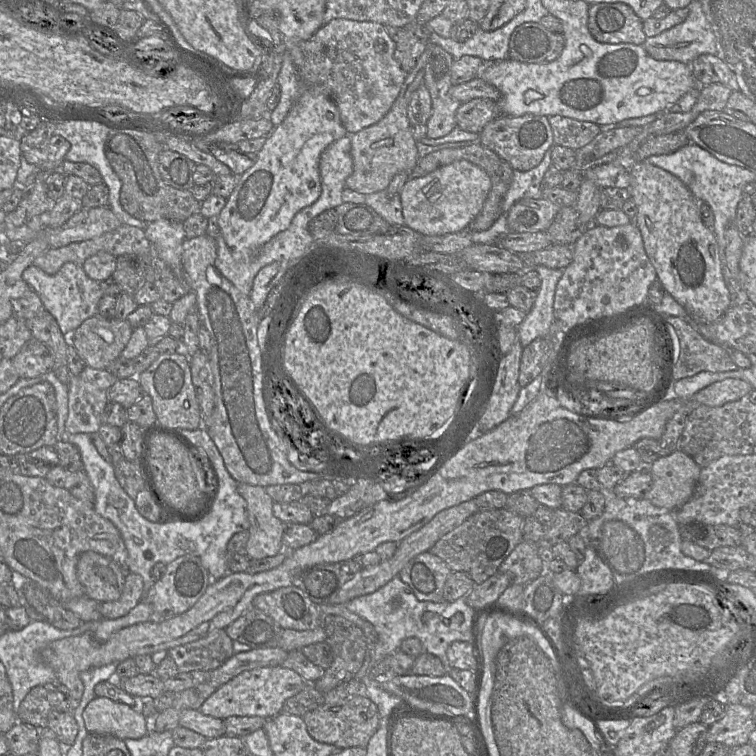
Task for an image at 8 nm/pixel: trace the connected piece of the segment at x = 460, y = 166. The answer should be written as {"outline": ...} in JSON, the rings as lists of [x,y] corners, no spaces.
{"outline":[[[467,160],[454,161],[422,177],[409,177],[399,193],[405,224],[421,235],[466,230],[482,209],[490,187],[488,174]]]}

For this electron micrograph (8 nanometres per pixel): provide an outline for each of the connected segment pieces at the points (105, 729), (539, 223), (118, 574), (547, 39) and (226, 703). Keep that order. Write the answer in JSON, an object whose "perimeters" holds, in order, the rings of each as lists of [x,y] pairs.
{"perimeters":[[[[95,697],[83,711],[89,733],[113,735],[122,740],[139,739],[151,729],[151,720],[136,707],[115,702],[106,697]]],[[[544,197],[519,200],[508,210],[508,231],[516,233],[545,231],[558,211],[559,208]]],[[[88,551],[79,556],[76,573],[84,596],[104,603],[120,598],[127,572],[112,559]]],[[[526,22],[511,34],[509,58],[525,63],[548,63],[560,56],[564,46],[562,34],[553,33],[538,22]]],[[[282,666],[247,670],[220,686],[203,702],[199,711],[204,715],[222,720],[231,716],[272,718],[281,713],[283,703],[300,692],[305,684],[306,682],[299,674]]]]}

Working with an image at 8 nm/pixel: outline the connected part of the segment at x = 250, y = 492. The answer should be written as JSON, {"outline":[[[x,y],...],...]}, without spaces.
{"outline":[[[238,483],[237,490],[247,504],[249,539],[244,551],[246,556],[257,560],[283,551],[285,523],[274,515],[274,502],[265,488]]]}

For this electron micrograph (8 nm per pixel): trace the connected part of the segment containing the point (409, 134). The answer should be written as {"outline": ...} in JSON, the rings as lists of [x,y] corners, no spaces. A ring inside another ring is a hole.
{"outline":[[[405,80],[400,92],[387,114],[377,123],[350,134],[351,156],[353,160],[353,172],[345,181],[346,187],[362,194],[371,194],[388,187],[391,179],[400,172],[411,172],[420,159],[416,142],[427,136],[427,127],[424,124],[410,125],[407,116],[409,99],[405,99]]]}

